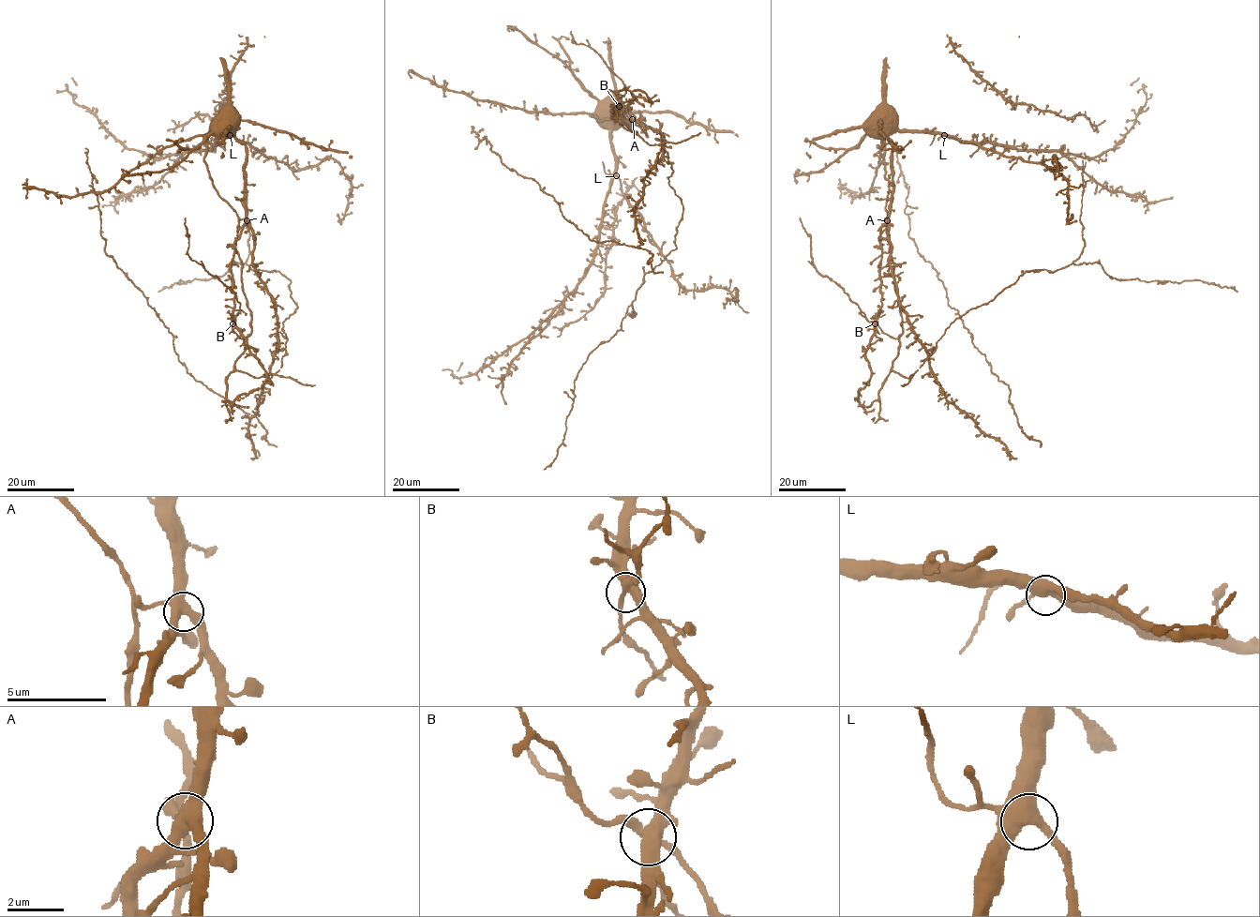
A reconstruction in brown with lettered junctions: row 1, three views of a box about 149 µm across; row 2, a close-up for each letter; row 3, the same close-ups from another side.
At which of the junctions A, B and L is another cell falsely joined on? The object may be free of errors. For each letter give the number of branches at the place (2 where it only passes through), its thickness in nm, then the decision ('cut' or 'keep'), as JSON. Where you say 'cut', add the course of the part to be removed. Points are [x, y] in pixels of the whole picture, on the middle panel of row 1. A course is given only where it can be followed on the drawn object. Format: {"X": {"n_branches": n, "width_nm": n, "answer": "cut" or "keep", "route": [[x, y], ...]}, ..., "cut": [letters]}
{"A": {"n_branches": 4, "width_nm": 480, "answer": "keep"}, "B": {"n_branches": 4, "width_nm": 420, "answer": "keep"}, "L": {"n_branches": 4, "width_nm": 420, "answer": "keep"}, "cut": []}

